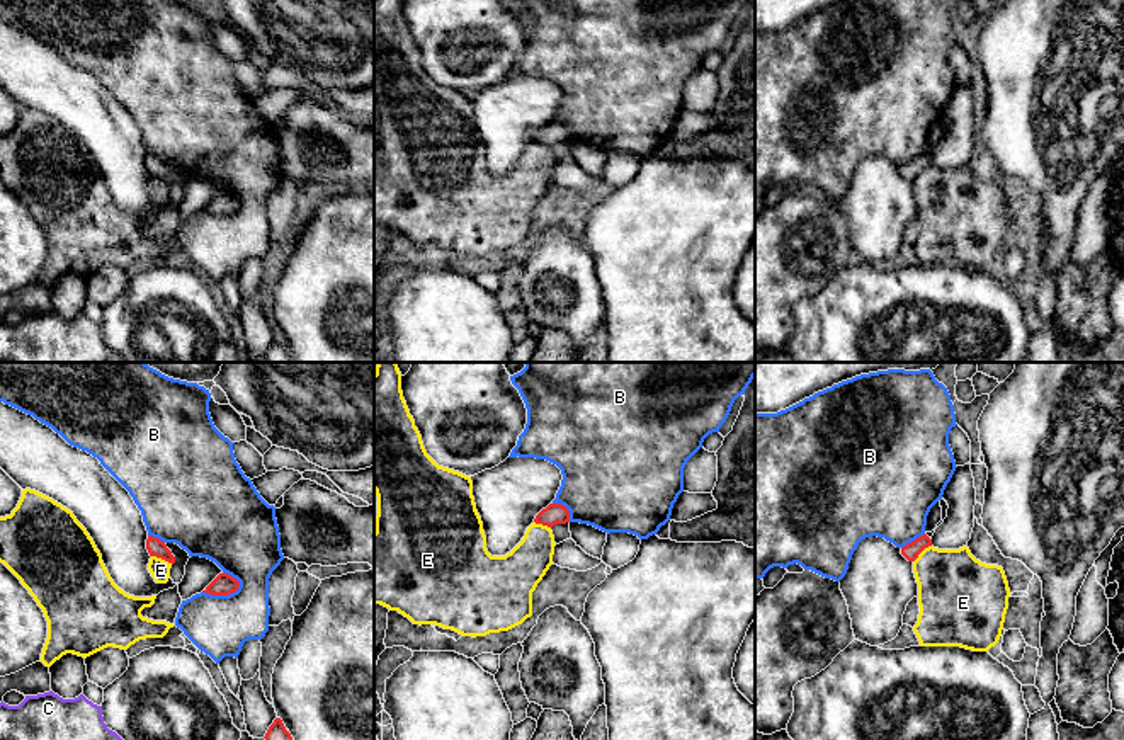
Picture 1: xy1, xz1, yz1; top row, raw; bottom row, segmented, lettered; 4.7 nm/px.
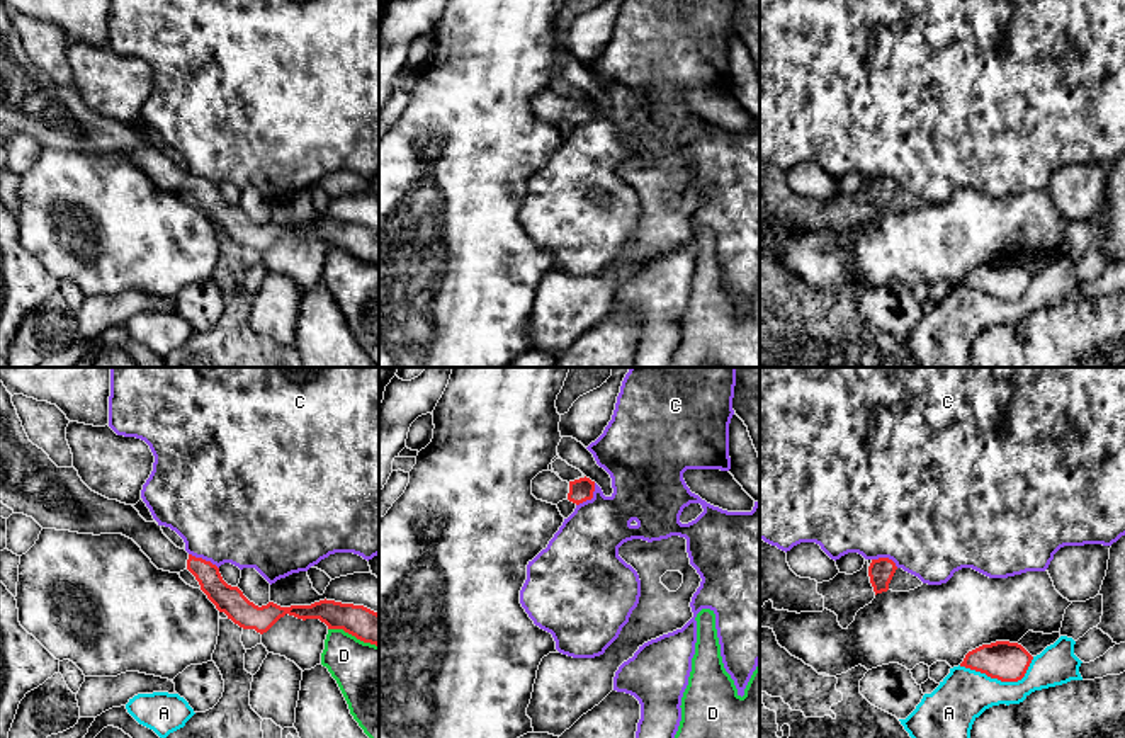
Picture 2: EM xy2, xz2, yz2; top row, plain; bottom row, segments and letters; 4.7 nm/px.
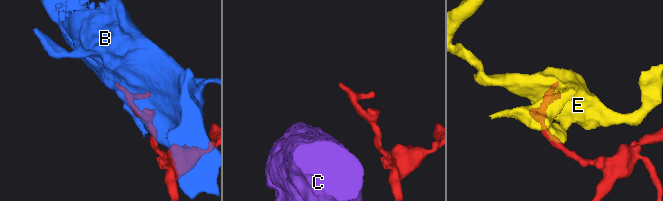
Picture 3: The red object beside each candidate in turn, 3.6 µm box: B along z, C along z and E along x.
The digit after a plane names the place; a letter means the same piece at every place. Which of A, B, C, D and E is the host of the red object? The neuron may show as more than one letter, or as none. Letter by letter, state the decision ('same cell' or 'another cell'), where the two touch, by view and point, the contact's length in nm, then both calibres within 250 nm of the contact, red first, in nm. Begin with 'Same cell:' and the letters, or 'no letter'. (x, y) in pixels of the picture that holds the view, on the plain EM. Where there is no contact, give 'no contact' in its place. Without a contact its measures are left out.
Same cell: no letter
A: another cell; contact yz2 (1000, 298); length 360 nm; calibres 190 and 240 nm
B: another cell; contact xy1 (223, 213); length 190 nm; calibres 100 and 300 nm
C: another cell; contact xz2 (590, 118); length 140 nm; calibres 110 and 320 nm
D: another cell; contact xy2 (354, 254); length 260 nm; calibres 150 and 340 nm
E: another cell; contact xy1 (162, 177); length 110 nm; calibres 80 and 100 nm

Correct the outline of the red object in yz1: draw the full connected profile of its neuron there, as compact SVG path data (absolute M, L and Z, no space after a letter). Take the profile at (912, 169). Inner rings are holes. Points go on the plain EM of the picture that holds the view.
M923 153L920 157L917 157L915 160L908 162L906 165L903 165L901 174L908 180L915 180L918 177L918 174L928 165L932 165L932 158L927 153Z

